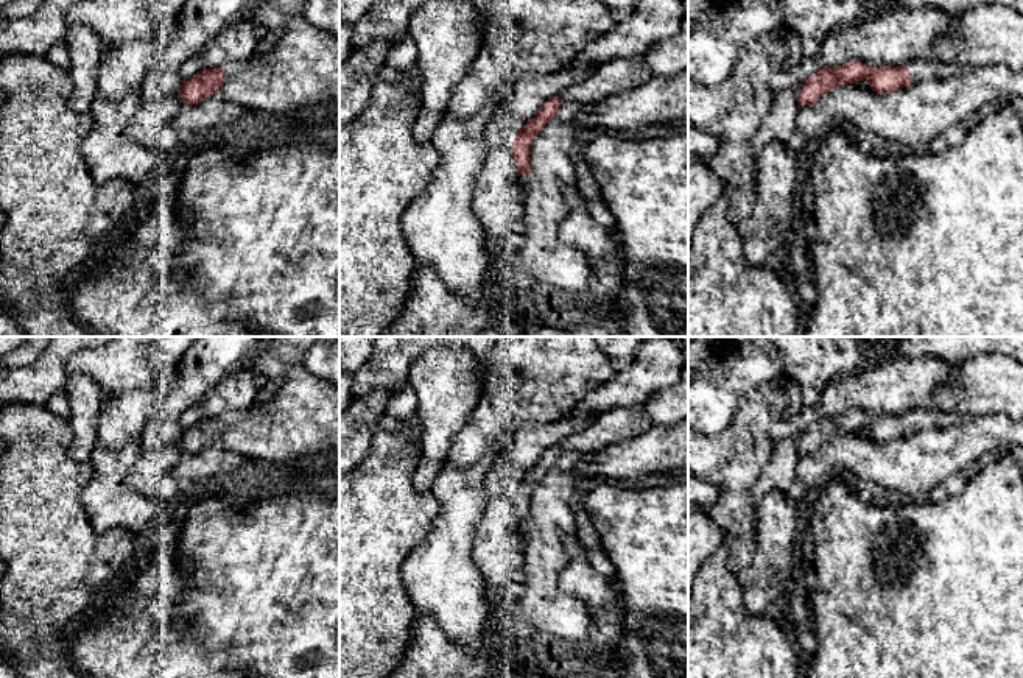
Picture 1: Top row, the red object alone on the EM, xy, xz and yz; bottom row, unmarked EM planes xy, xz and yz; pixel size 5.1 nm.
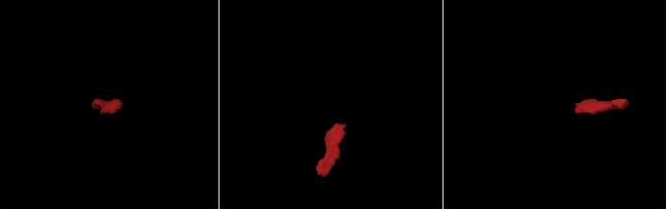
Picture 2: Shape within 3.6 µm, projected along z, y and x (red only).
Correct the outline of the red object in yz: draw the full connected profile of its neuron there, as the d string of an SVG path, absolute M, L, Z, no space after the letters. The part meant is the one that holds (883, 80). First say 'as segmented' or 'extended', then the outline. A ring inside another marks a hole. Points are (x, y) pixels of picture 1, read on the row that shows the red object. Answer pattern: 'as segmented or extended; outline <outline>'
extended; outline M850 61L839 67L822 67L808 76L794 90L800 106L816 104L819 98L838 86L869 81L877 94L891 94L920 81L939 81L940 78L961 76L967 69L958 64L914 61L906 65L869 67L860 61Z

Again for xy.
extended; outline M255 61L229 62L220 69L206 69L193 78L182 81L178 89L184 104L198 104L204 98L218 94L220 87L238 75L244 73Z

